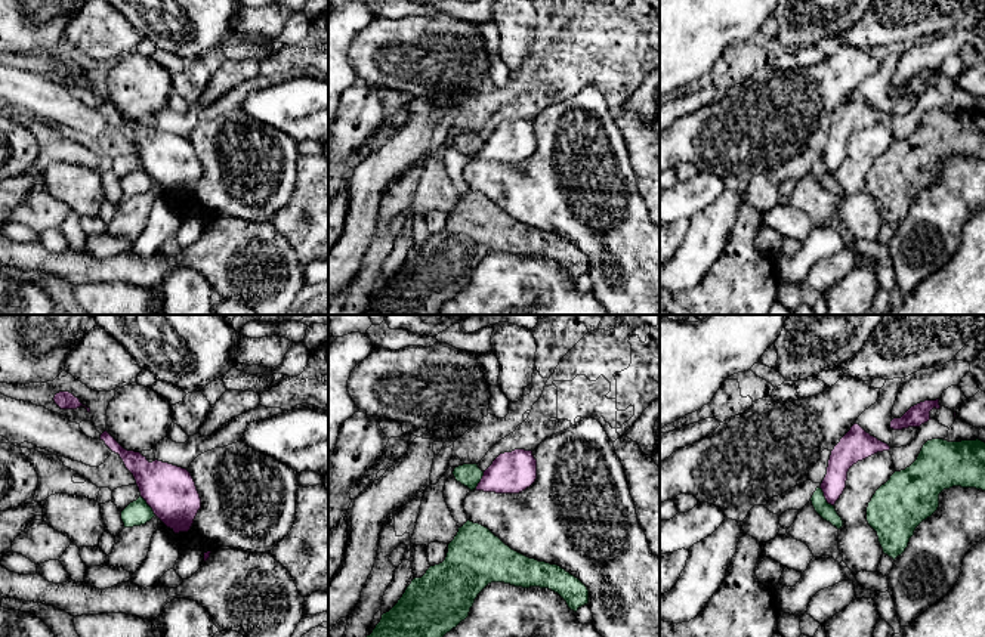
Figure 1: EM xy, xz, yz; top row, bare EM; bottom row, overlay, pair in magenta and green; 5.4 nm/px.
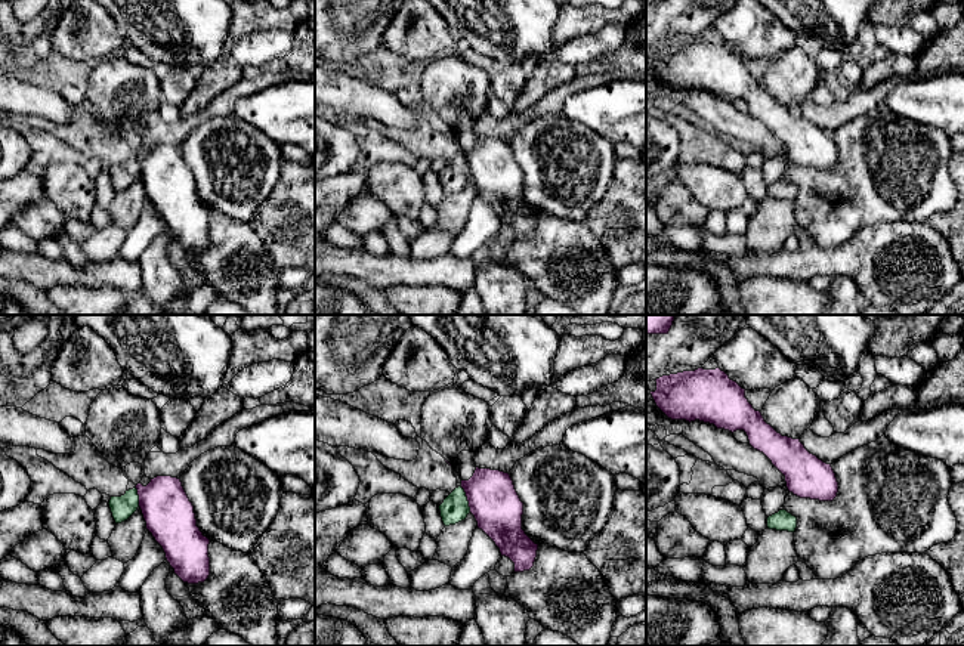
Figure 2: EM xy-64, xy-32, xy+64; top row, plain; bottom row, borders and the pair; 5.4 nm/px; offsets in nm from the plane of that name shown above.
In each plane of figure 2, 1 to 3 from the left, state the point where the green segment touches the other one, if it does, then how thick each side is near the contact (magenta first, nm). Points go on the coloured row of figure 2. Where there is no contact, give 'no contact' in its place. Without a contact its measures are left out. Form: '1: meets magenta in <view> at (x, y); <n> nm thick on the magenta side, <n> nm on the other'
1: meets magenta in xy-64 at (139, 497); 260 nm thick on the magenta side, 130 nm on the other
2: meets magenta in xy-32 at (467, 500); 260 nm thick on the magenta side, 150 nm on the other
3: no contact

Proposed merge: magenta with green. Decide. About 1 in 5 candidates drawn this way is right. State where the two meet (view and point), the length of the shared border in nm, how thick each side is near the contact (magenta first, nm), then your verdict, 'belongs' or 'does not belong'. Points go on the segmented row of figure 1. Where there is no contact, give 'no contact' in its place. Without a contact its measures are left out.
contact yz (824, 495); length 130 nm; calibres 140 and 90 nm; does not belong

